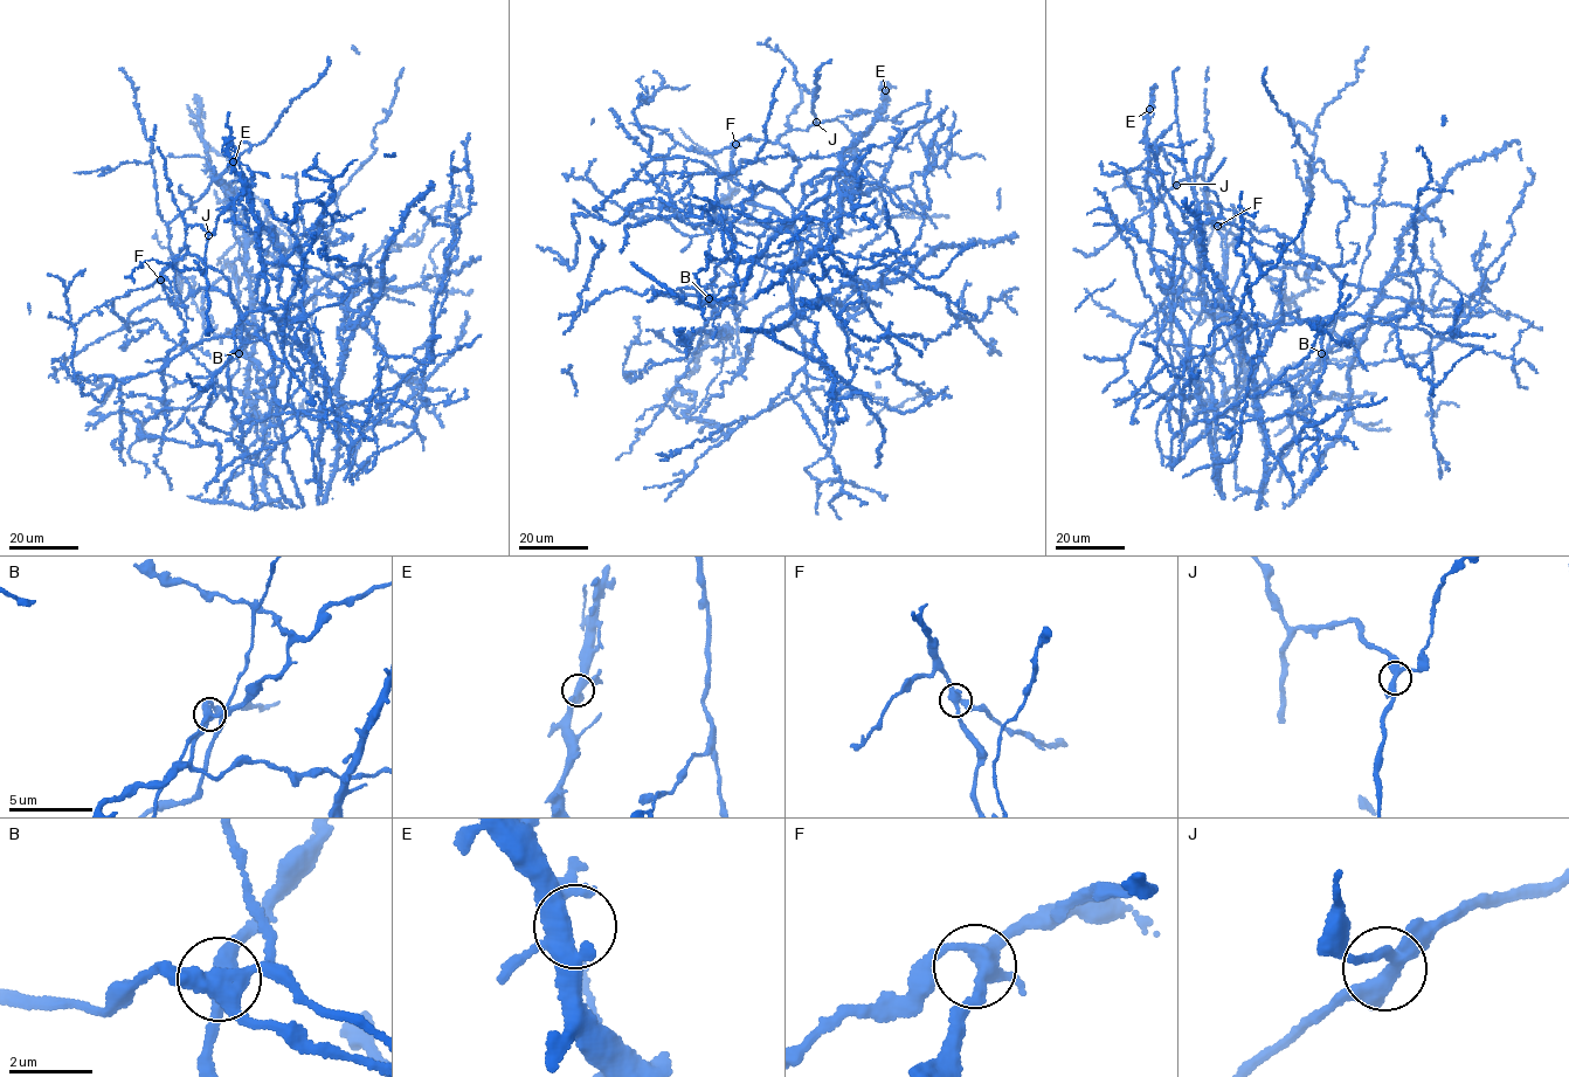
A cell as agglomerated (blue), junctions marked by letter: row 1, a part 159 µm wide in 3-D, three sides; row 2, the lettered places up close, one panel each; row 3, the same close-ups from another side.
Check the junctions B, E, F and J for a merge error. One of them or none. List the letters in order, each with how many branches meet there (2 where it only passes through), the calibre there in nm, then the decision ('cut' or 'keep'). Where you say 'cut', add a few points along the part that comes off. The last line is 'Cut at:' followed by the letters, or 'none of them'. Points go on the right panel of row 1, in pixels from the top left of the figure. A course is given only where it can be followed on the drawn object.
B: 4 branches meet; 320 nm thick; cut; foreign part runs (1321, 353), (1339, 316), (1359, 291), (1367, 244), (1374, 232), (1373, 202), (1387, 160), (1381, 153)
E: 4 branches meet; 380 nm thick; keep
F: 4 branches meet; 320 nm thick; keep
J: 4 branches meet; 360 nm thick; keep
Cut at: B

